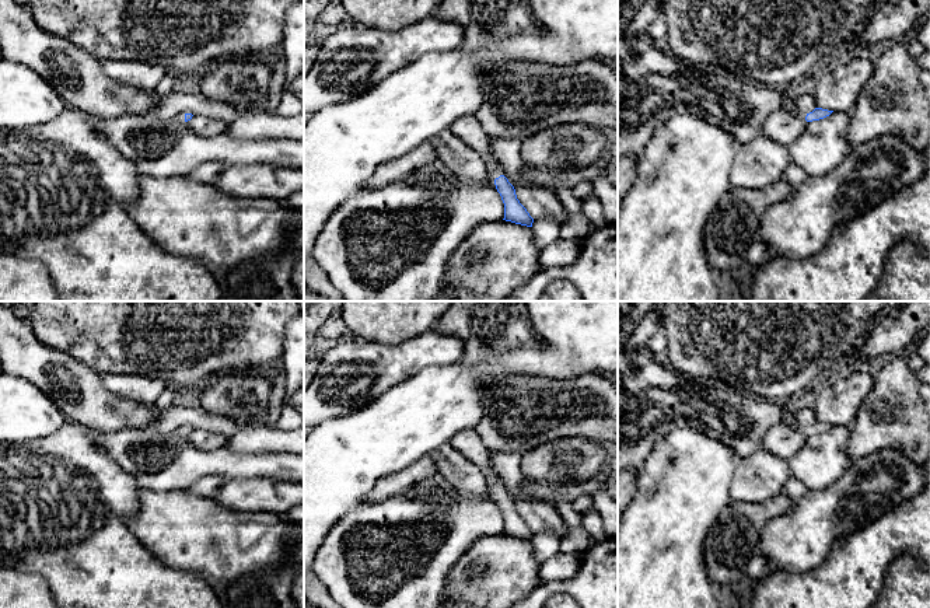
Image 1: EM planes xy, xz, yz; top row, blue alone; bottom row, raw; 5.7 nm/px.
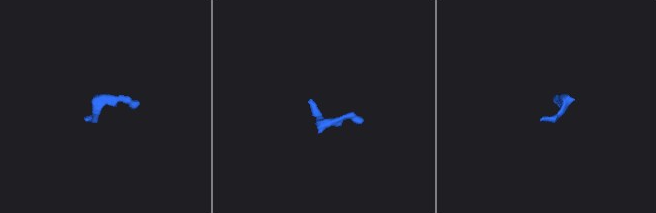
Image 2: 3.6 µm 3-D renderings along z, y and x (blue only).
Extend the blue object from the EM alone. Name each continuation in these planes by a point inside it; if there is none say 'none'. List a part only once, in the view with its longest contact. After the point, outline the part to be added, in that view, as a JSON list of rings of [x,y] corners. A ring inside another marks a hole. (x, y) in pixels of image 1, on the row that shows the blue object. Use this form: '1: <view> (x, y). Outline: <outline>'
1: xz (468, 129). Outline: [[[473,115],[457,119],[450,130],[482,157],[492,178],[503,175],[500,165],[492,156],[490,137]]]

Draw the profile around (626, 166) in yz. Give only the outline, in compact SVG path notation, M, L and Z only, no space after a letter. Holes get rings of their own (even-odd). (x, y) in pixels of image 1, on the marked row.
M630 154L618 160L618 212L626 192L633 186L636 179L637 156Z

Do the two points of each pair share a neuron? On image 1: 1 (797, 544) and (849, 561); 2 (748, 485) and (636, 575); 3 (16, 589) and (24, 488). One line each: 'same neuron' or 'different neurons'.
1: different neurons
2: different neurons
3: different neurons

